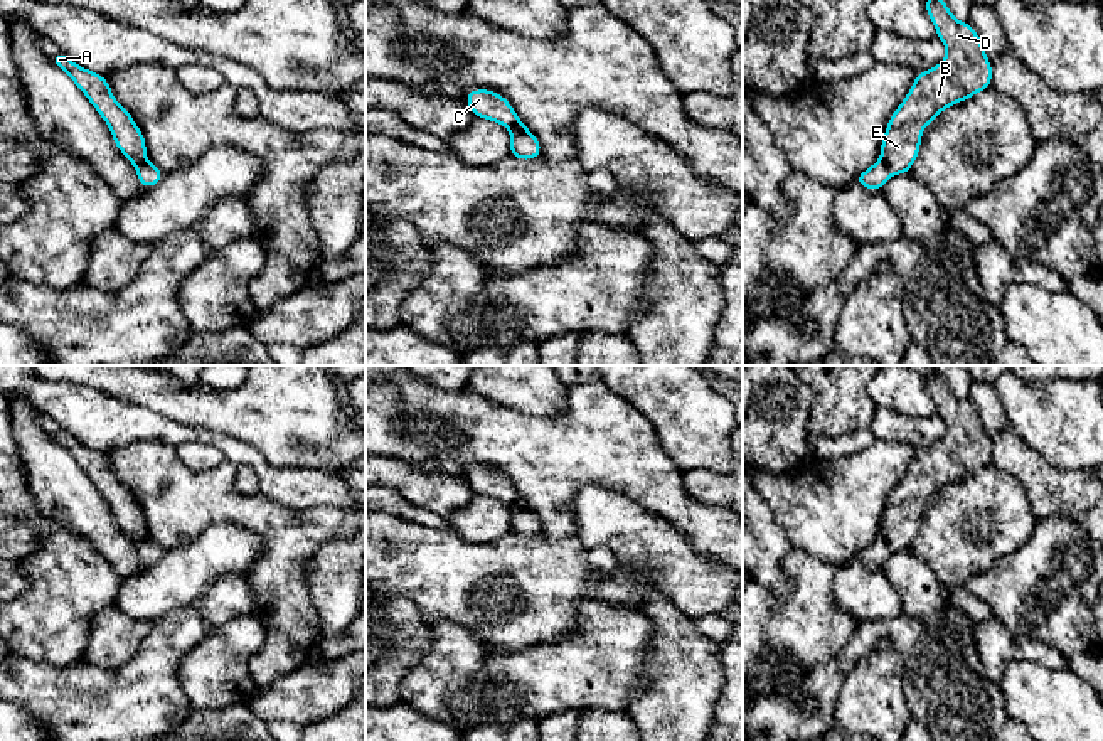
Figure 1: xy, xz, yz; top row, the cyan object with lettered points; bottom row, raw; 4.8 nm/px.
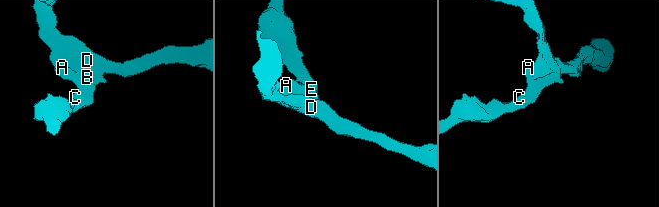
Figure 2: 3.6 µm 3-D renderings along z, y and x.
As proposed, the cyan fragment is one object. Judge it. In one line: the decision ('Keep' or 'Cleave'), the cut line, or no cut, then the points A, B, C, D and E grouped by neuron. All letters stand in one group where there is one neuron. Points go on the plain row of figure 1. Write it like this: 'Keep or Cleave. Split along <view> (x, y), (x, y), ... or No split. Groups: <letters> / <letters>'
Keep. No split. Groups: A B C D E

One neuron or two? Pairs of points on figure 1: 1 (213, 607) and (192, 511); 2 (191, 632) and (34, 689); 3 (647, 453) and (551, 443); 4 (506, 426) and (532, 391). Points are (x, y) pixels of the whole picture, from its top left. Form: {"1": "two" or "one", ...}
{"1": "two", "2": "one", "3": "one", "4": "two"}

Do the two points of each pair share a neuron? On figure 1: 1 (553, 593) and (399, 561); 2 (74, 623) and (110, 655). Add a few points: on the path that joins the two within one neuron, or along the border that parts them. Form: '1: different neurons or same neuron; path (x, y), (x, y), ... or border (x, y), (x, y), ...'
1: same neuron; path (514, 571), (509, 568), (438, 568)
2: different neurons; border (111, 603), (91, 618), (90, 640), (81, 661)

